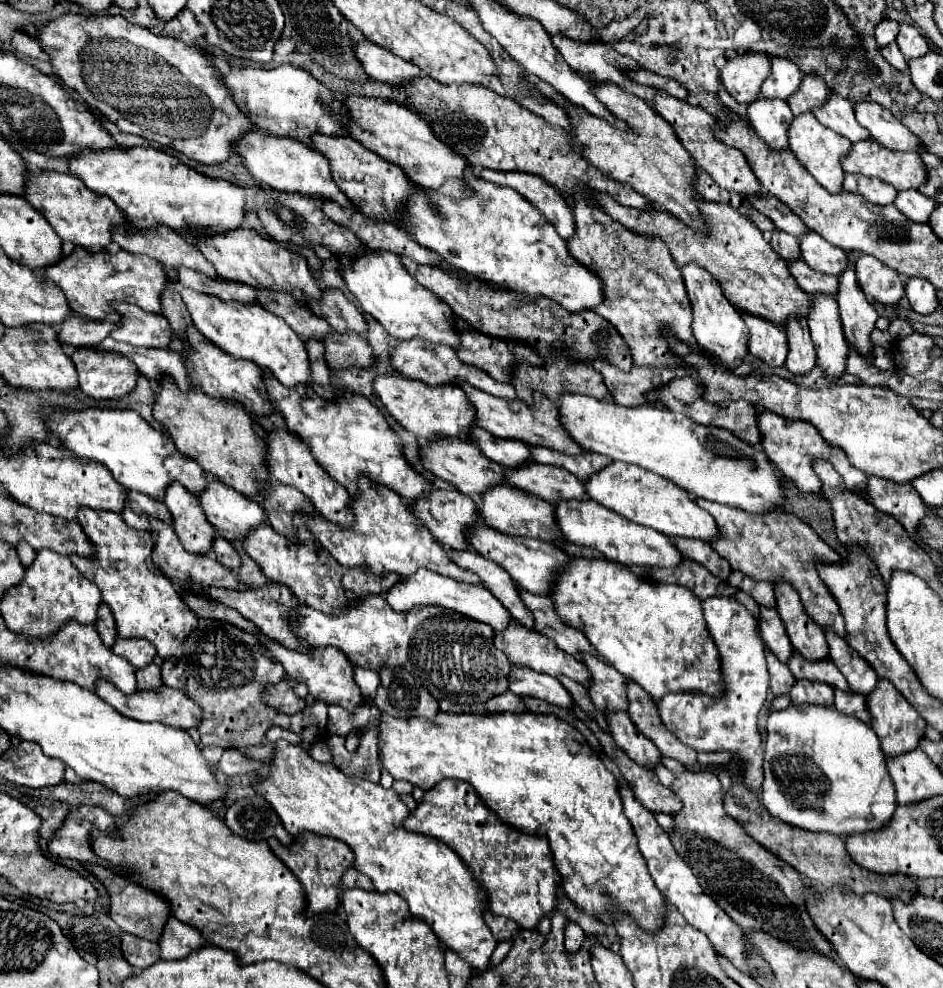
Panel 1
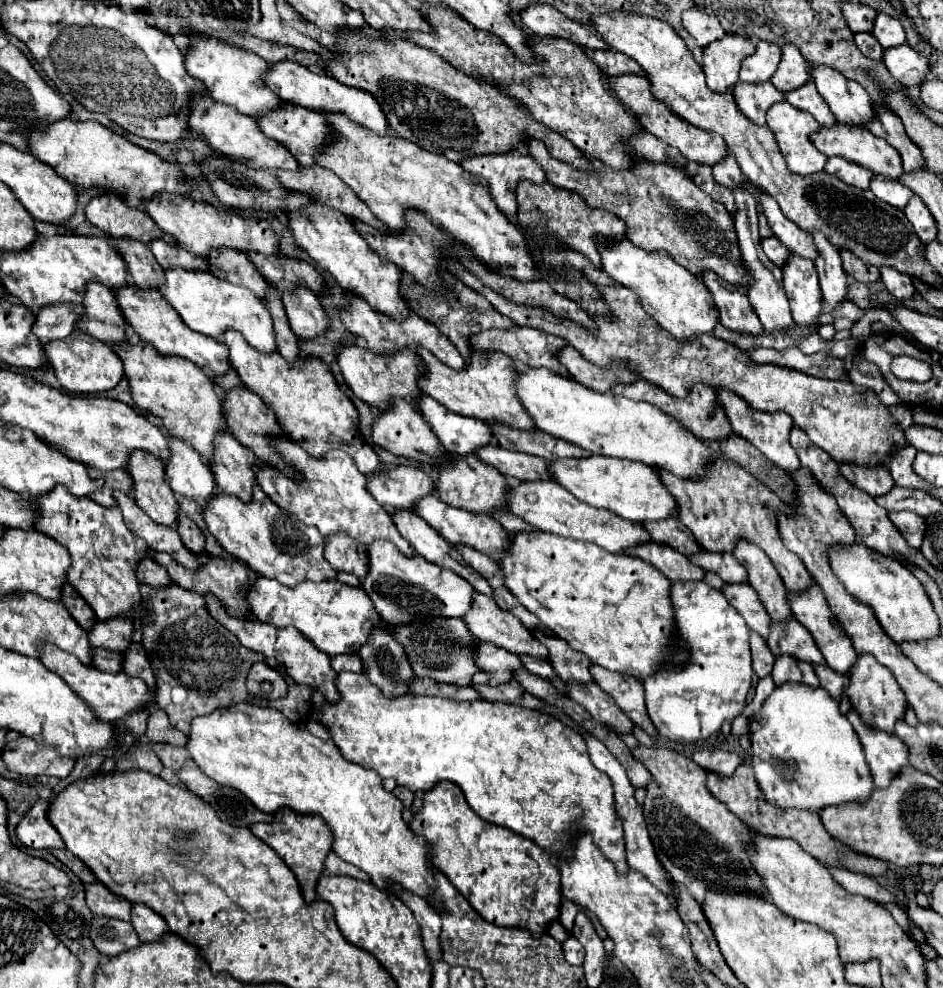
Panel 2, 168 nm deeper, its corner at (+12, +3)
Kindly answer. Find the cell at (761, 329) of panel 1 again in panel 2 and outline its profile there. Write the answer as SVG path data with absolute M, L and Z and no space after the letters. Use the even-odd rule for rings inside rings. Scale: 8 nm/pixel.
M705 274L703 282L713 294L715 306L719 310L719 322L737 332L747 332L753 336L763 334L763 326L745 294L743 288L737 288L723 278L717 278L717 274Z

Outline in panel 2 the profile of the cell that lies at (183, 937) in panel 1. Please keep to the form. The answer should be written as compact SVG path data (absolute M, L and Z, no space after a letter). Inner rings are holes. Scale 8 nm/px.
M133 904L131 924L141 942L155 942L167 930L165 920L157 912L149 910L149 906L141 906L141 904Z

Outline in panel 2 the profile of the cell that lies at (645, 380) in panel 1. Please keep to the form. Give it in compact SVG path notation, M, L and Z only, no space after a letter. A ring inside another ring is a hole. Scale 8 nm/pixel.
M569 344L565 350L561 350L561 354L557 354L557 358L571 372L571 376L577 382L581 382L583 386L589 386L591 390L597 390L597 392L607 392L611 388L611 384L635 382L639 378L637 374L625 370L625 366L621 362L615 362L615 366L609 370L599 368Z

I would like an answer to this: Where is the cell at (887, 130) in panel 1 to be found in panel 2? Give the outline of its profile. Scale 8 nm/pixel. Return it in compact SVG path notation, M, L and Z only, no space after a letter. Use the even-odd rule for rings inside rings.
M825 64L811 68L811 80L827 102L833 116L849 126L863 126L873 120L871 98L859 82L845 78L839 70Z

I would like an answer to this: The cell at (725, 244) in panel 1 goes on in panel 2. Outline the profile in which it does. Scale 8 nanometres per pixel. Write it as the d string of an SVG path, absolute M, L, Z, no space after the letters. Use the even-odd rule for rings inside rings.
M529 138L527 152L545 170L545 178L549 182L559 188L575 190L591 208L603 208L619 214L627 226L627 238L635 246L645 250L665 250L677 264L697 276L701 276L703 270L713 270L717 276L739 288L745 288L751 282L741 262L731 260L739 258L733 216L721 202L711 200L709 194L695 186L683 168L633 156L627 170L611 170L603 162L591 160L589 170L583 172L567 162L555 160L547 154L545 144L535 138Z

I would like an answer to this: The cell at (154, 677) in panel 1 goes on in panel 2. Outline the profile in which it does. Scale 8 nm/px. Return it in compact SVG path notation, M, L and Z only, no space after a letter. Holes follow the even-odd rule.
M93 648L93 666L103 670L103 672L121 672L123 666L121 666L123 658L121 654L117 652L111 652L111 650L97 650Z

